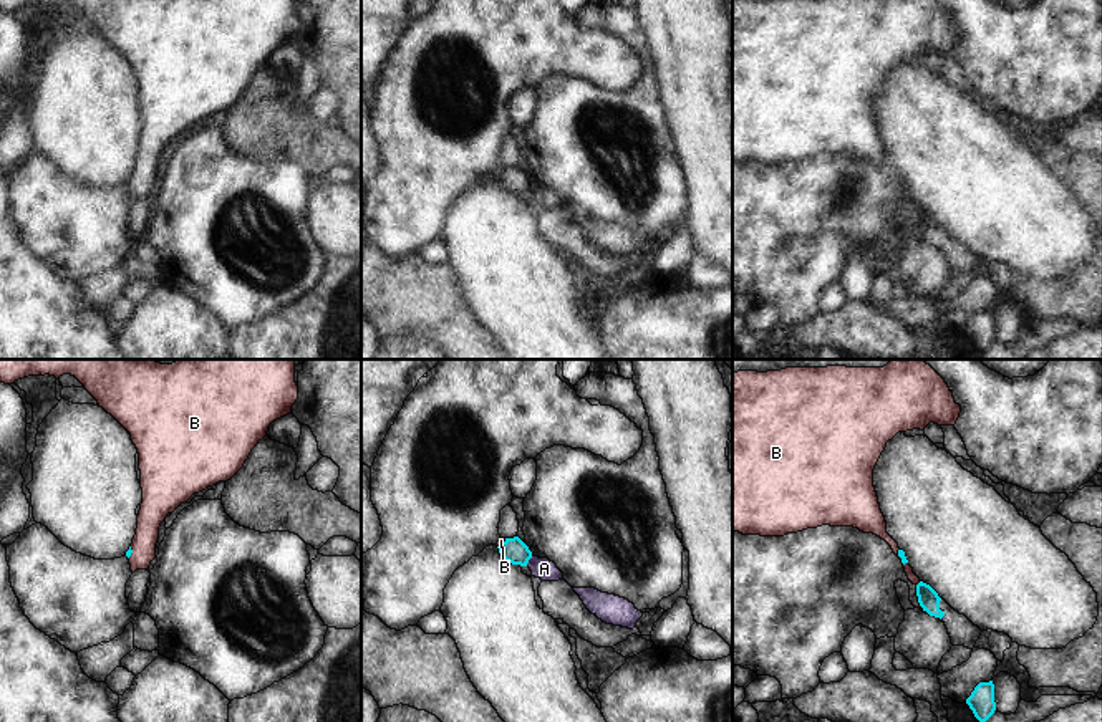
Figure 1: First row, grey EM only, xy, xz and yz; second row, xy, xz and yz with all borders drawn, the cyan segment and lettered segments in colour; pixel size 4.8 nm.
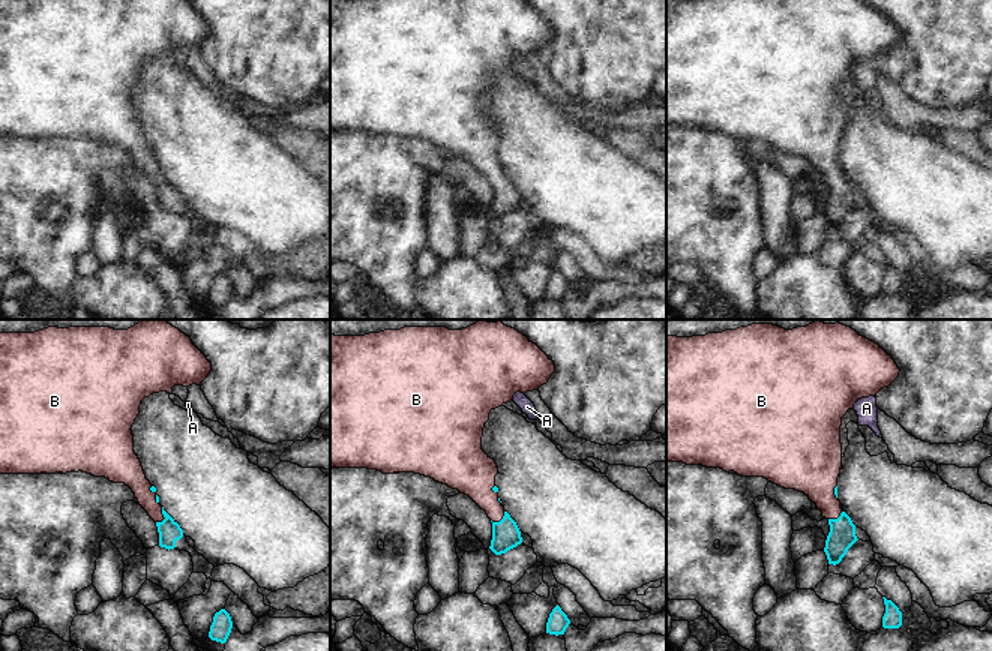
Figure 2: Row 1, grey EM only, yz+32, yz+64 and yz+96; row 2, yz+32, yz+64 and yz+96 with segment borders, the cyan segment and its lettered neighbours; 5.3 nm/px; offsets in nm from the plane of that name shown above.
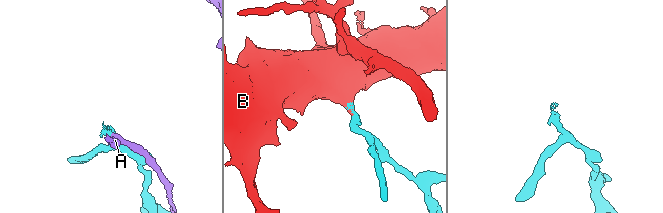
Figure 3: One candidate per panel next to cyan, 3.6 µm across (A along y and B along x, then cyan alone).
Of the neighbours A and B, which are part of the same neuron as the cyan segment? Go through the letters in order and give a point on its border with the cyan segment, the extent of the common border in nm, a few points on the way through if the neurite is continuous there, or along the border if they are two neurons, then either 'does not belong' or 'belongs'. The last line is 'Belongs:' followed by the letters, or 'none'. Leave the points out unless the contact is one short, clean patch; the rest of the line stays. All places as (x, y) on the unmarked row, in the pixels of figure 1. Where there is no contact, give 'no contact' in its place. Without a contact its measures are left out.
A: contact xz (529, 187); length 70 nm; border xz (532, 184), (526, 194); does not belong
B: contact yz (918, 212); length 30 nm; way yz (928, 227), (918, 212), (908, 199); belongs
Belongs: B

